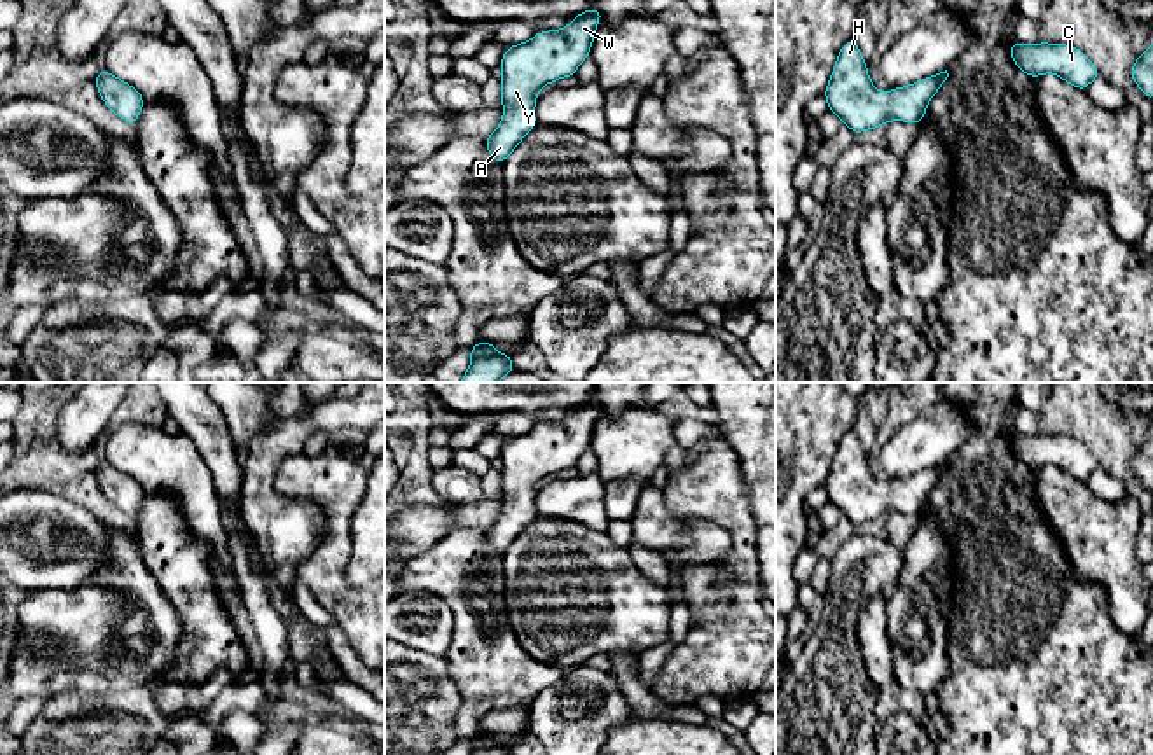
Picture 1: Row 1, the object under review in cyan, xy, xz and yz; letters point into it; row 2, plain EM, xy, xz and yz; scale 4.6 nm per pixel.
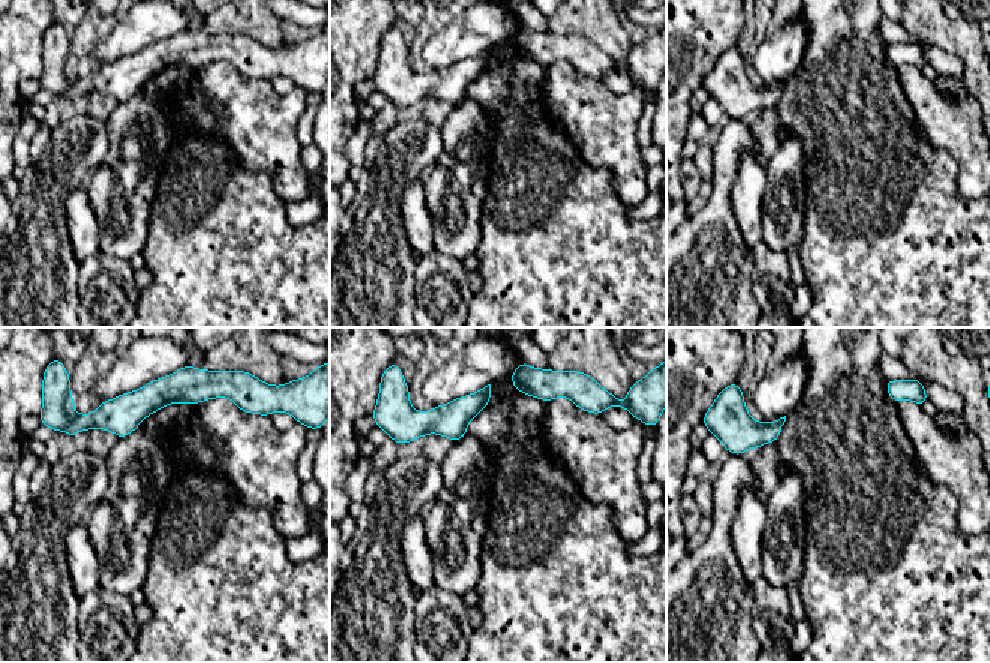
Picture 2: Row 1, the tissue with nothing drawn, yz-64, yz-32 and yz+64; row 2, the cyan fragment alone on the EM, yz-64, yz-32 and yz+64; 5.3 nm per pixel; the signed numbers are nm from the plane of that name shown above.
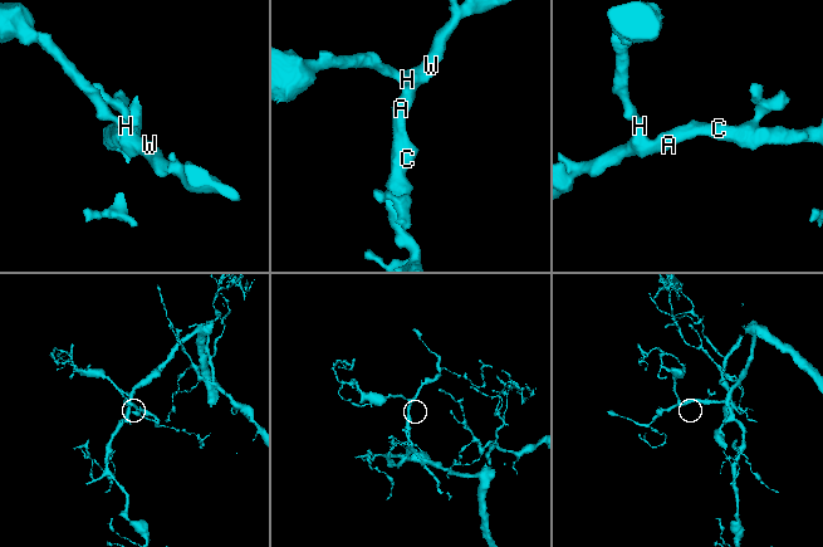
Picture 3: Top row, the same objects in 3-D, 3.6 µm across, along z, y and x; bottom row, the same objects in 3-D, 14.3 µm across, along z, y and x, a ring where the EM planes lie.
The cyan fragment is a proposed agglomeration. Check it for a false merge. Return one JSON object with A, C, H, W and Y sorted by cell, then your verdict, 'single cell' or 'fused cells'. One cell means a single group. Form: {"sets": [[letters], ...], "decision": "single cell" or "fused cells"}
{"sets": [["A", "C", "H", "W", "Y"]], "decision": "single cell"}

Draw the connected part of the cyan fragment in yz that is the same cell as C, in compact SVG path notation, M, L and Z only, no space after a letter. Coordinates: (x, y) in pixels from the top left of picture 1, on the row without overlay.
M1013 433L1008 440L1015 458L1032 470L1045 465L1055 465L1073 479L1085 482L1092 472L1102 468L1083 442L1069 435Z

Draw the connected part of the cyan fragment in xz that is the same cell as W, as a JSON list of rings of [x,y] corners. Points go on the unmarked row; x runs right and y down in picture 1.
[[[587,400],[561,421],[536,423],[528,433],[510,437],[500,453],[500,517],[486,530],[489,549],[505,554],[522,530],[538,516],[538,482],[564,468],[573,468],[589,449],[603,402]]]

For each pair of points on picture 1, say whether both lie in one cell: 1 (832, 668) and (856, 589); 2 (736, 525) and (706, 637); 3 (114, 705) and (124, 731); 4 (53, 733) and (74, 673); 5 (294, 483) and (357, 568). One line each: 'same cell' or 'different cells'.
1: same cell
2: same cell
3: same cell
4: different cells
5: different cells

